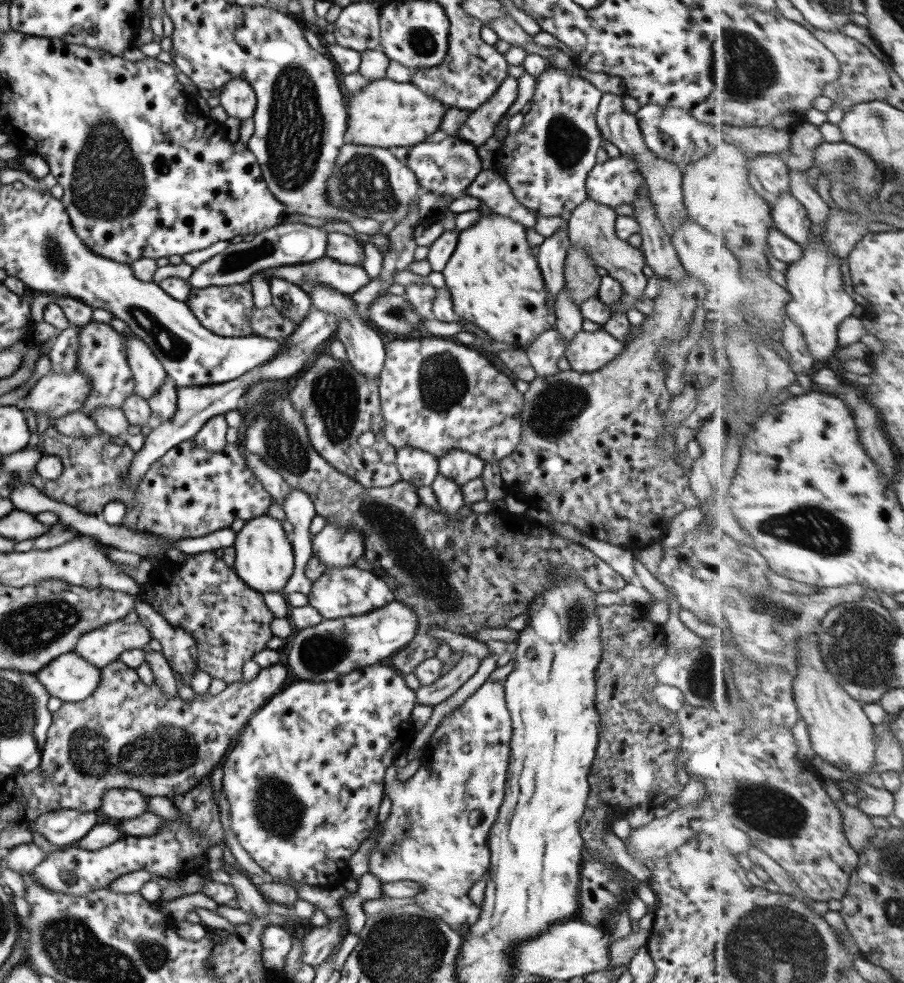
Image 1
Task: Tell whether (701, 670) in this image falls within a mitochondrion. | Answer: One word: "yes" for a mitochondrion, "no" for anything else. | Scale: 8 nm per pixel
yes

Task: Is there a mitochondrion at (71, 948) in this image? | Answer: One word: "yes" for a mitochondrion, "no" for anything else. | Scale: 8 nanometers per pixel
yes

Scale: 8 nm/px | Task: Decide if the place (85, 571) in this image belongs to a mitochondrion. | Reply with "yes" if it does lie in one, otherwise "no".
no

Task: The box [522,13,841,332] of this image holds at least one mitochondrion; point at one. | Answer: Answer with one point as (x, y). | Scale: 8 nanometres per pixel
(760, 77)

